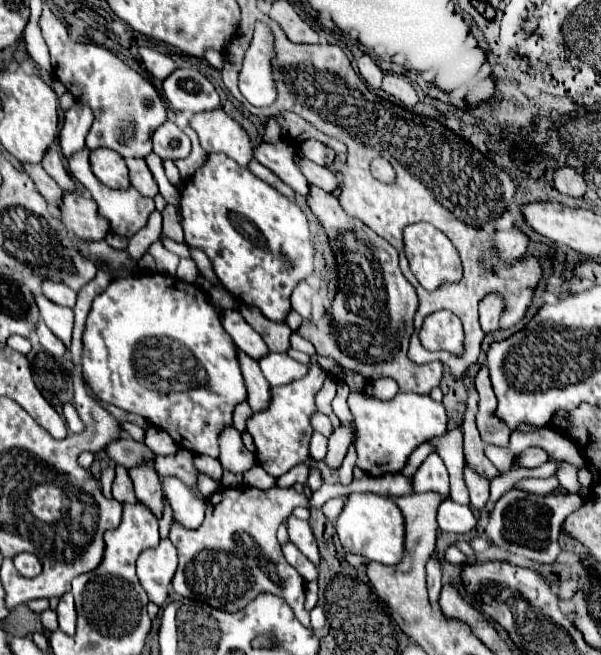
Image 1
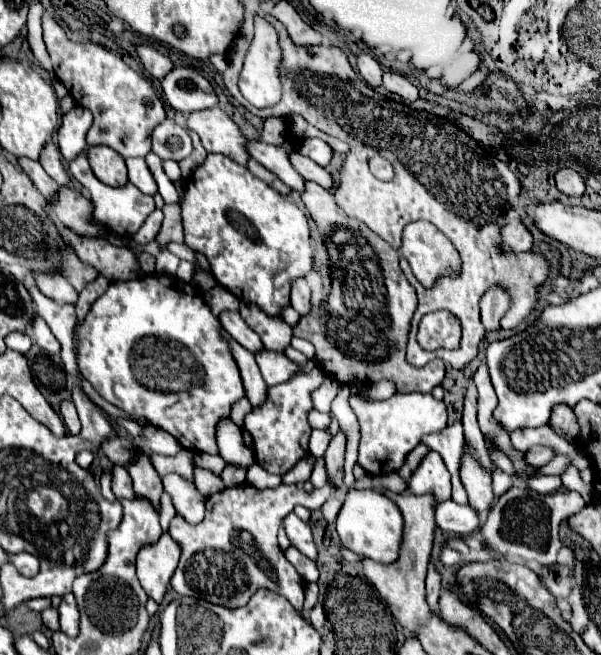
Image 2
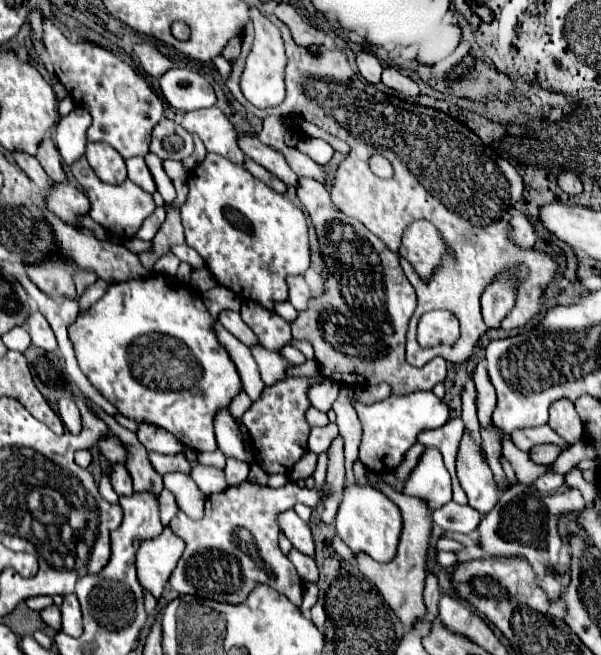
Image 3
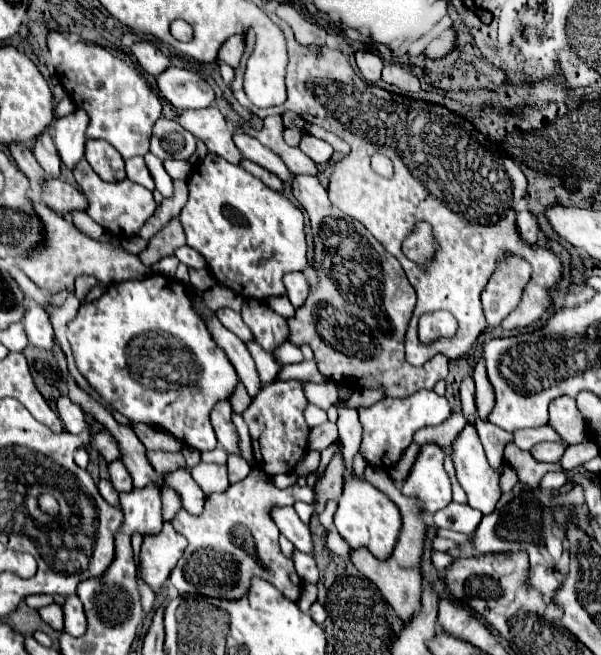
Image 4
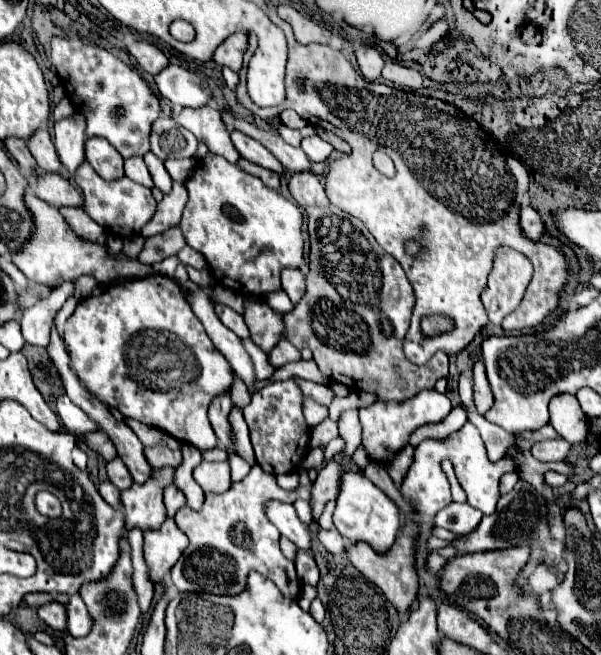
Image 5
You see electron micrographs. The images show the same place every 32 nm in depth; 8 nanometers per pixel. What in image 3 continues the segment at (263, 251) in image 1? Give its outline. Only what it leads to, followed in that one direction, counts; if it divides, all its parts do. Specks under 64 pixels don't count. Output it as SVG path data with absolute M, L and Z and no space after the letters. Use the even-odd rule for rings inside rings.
M208 154L188 182L188 196L182 204L186 244L208 264L216 282L242 300L252 300L274 312L278 302L288 300L288 276L304 274L310 268L310 244L304 212L286 196L256 180L244 166Z

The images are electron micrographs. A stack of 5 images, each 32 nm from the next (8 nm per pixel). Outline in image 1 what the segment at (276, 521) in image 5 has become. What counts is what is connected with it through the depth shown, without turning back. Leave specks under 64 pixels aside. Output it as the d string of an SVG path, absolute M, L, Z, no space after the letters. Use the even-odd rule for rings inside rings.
M288 516L288 538L298 546L298 550L316 566L320 564L320 552L316 546L316 540L312 536L312 530L306 520L298 520L296 516Z

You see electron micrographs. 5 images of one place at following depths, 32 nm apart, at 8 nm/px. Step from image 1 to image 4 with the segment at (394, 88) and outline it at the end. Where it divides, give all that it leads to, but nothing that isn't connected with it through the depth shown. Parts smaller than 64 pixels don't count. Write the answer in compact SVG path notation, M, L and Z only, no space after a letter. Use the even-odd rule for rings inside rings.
M388 62L384 66L382 80L396 86L396 88L400 88L404 94L414 94L414 92L420 90L420 80L414 74L410 74L408 70L404 70L402 66L392 64L392 62Z

